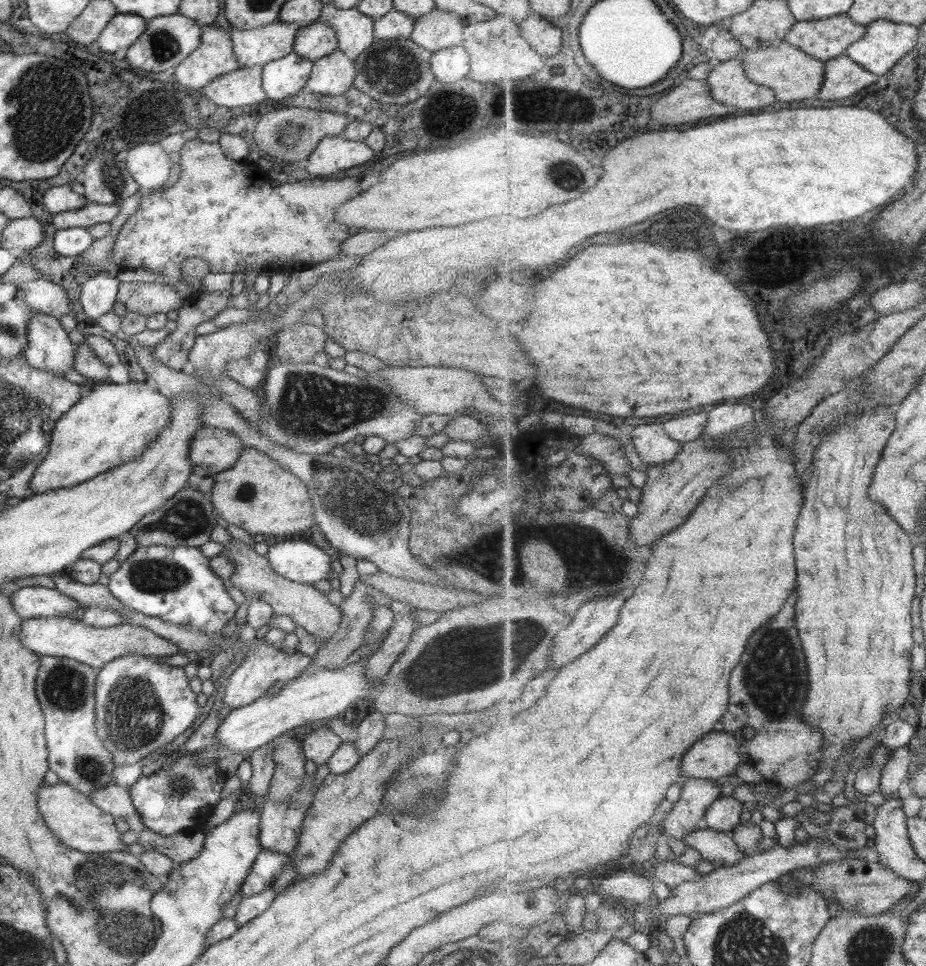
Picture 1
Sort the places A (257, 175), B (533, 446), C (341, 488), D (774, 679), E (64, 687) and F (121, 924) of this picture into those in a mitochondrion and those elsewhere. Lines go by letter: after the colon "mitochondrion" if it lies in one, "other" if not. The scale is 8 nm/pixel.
A: other
B: other
C: mitochondrion
D: mitochondrion
E: mitochondrion
F: mitochondrion

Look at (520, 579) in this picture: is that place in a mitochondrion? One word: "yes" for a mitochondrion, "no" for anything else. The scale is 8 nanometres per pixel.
yes

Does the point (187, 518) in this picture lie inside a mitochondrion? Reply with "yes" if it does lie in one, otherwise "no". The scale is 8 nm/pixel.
yes

